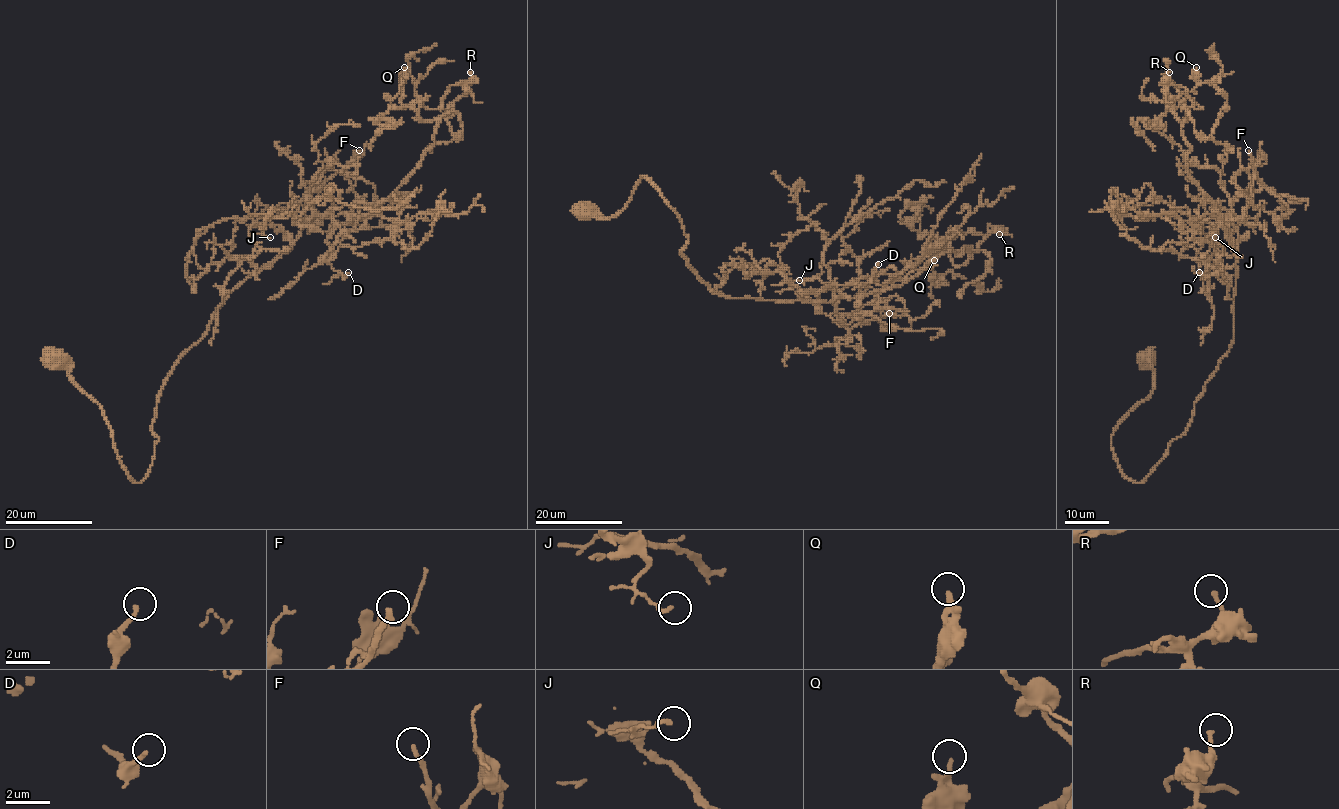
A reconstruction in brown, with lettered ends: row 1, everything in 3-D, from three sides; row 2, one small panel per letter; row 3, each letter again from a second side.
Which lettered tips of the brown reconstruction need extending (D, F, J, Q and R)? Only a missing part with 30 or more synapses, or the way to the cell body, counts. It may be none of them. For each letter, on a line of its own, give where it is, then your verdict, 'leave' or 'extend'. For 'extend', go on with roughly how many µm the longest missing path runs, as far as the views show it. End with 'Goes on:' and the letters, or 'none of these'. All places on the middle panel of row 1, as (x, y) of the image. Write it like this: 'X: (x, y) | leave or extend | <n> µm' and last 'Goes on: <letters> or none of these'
D: (878, 264) | leave
F: (889, 313) | extend | 25 µm
J: (799, 280) | leave
Q: (934, 260) | leave
R: (999, 234) | leave
Goes on: F

